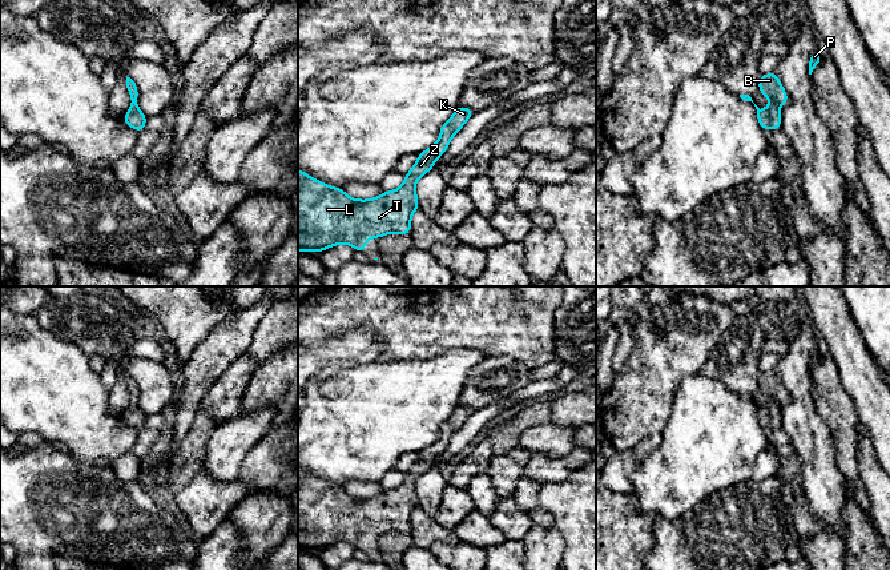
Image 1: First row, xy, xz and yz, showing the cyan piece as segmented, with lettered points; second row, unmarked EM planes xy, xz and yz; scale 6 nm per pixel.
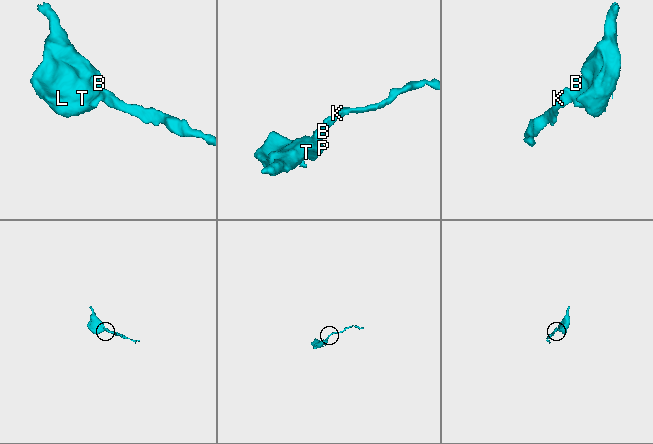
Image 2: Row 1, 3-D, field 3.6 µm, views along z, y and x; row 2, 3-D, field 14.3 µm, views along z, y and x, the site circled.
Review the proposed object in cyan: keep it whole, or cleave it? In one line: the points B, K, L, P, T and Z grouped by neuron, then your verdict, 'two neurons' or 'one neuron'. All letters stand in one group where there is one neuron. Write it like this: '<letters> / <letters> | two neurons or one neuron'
B K L P T Z | one neuron

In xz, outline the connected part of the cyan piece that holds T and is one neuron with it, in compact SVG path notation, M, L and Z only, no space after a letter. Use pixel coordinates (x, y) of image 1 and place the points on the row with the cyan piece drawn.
M458 107L440 127L439 140L418 154L403 185L372 200L354 200L343 189L325 185L298 169L298 252L319 253L338 244L366 252L366 240L383 234L410 234L411 214L419 209L415 184L434 168L455 133L475 113Z

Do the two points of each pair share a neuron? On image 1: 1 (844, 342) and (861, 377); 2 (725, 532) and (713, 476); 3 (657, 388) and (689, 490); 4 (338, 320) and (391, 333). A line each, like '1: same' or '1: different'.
1: same
2: different
3: different
4: same

